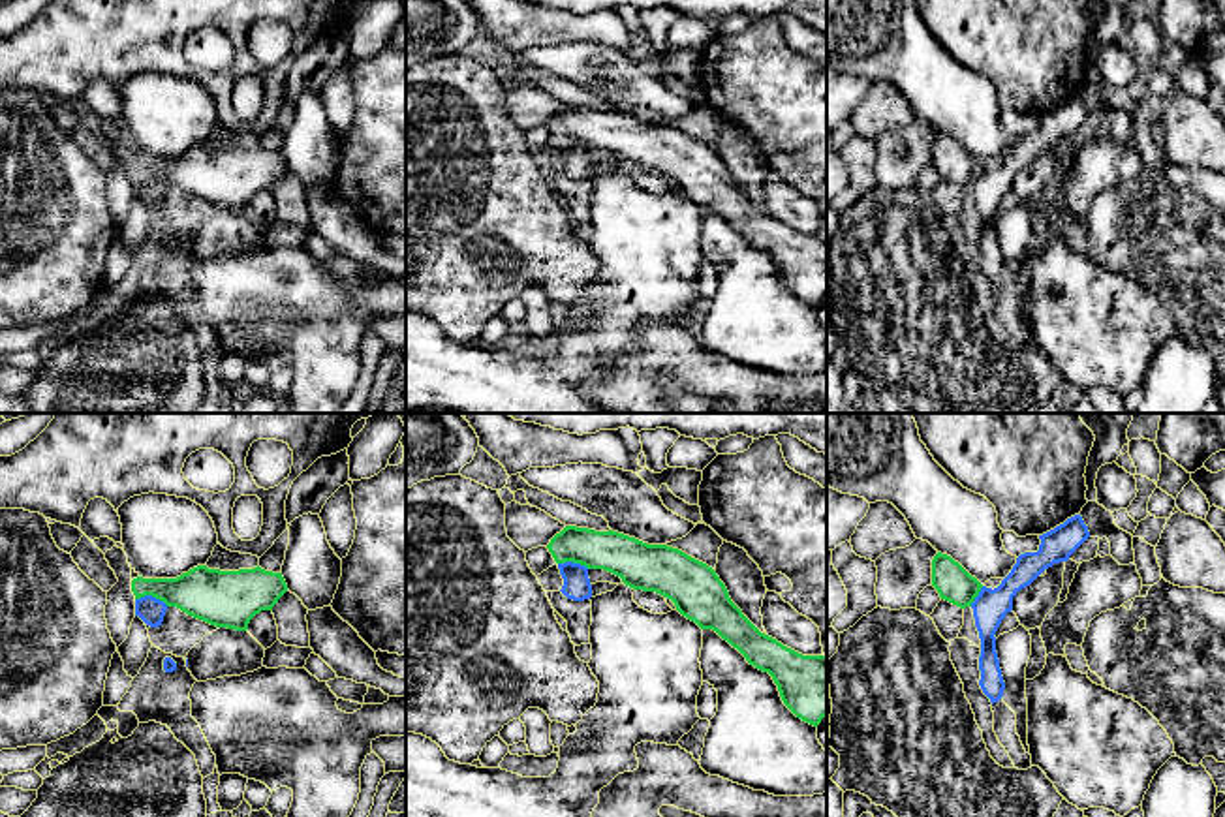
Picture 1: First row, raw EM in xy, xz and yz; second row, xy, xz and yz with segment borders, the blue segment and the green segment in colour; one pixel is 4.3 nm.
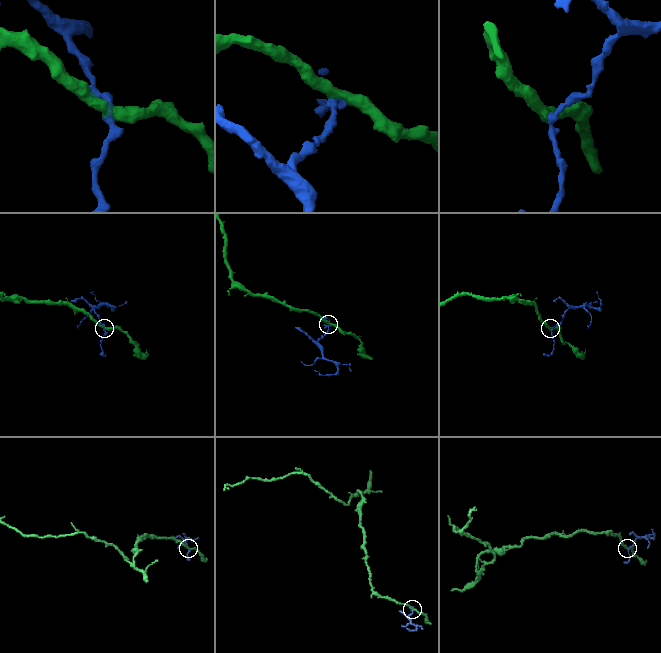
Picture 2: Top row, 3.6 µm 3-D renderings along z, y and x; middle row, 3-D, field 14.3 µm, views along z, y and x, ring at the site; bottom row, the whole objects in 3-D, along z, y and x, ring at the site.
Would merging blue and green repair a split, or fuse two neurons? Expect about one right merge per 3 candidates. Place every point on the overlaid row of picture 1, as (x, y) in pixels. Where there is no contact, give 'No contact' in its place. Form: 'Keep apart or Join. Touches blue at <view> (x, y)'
Keep apart. Touches blue at xy (151, 596)

